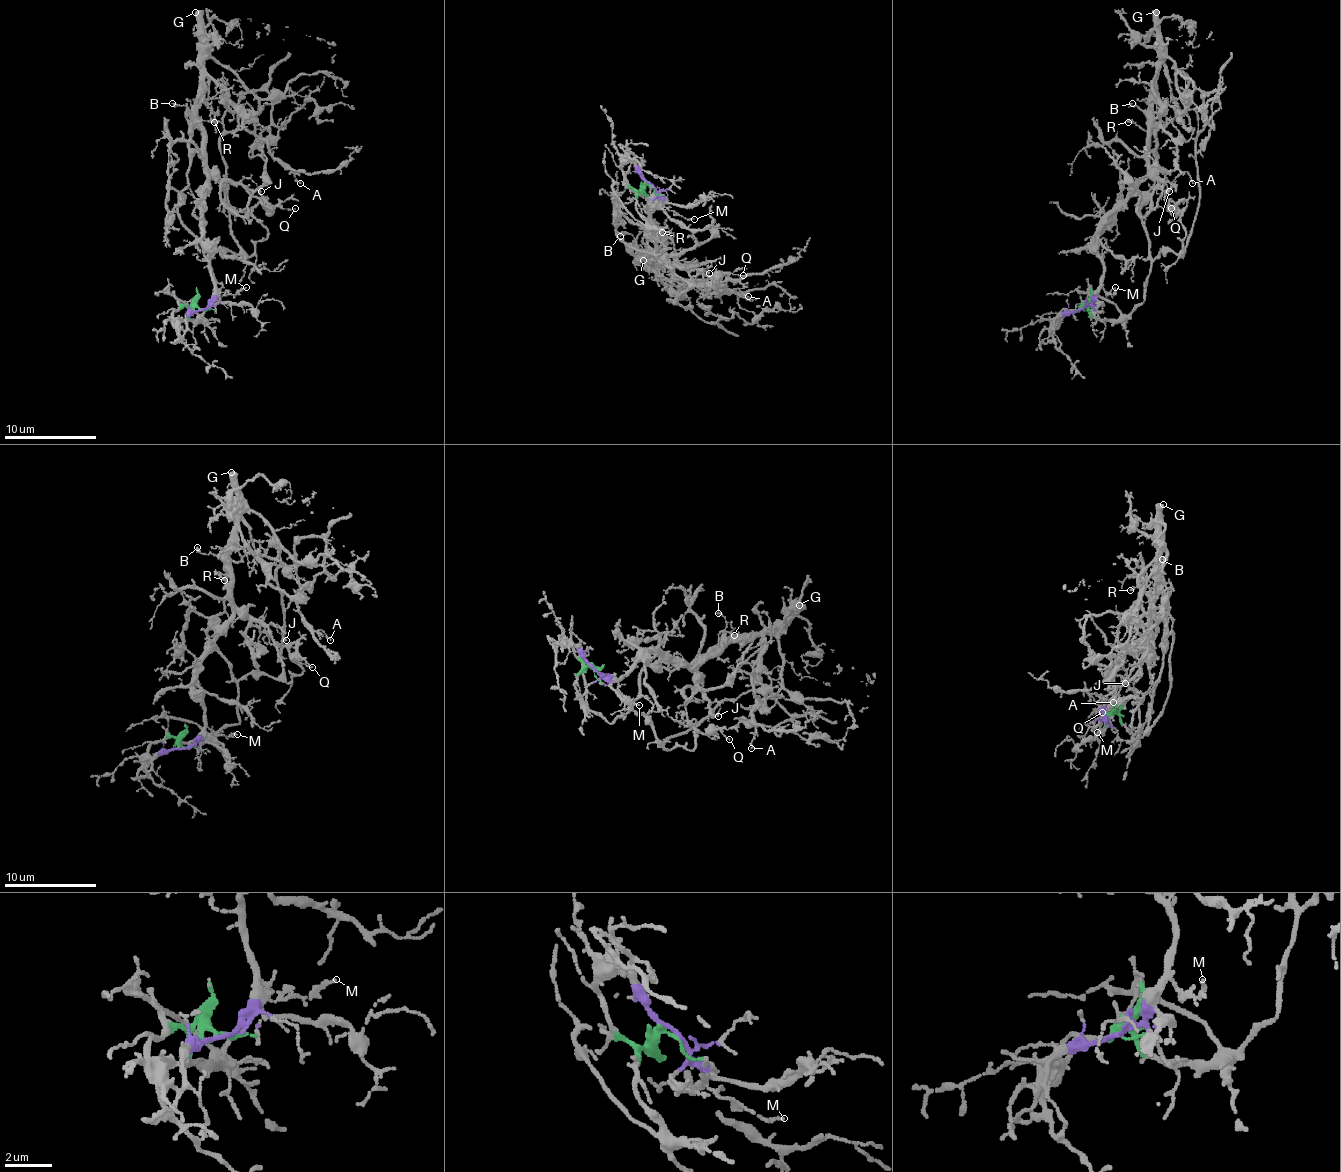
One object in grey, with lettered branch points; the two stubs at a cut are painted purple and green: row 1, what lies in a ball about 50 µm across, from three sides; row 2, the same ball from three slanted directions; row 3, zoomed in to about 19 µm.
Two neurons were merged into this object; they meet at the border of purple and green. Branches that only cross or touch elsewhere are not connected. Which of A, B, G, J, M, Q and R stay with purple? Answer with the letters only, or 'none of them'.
A, B, G, J, M, R

